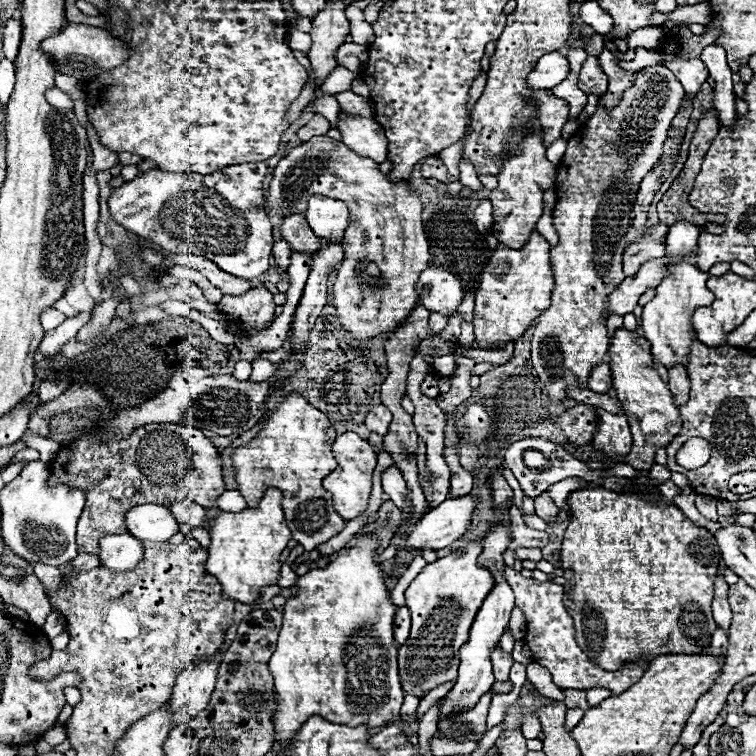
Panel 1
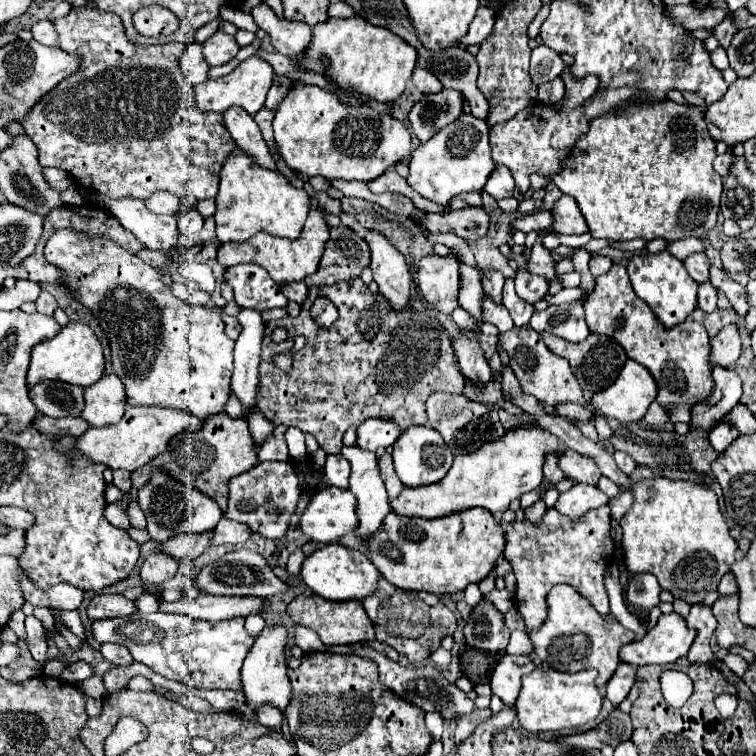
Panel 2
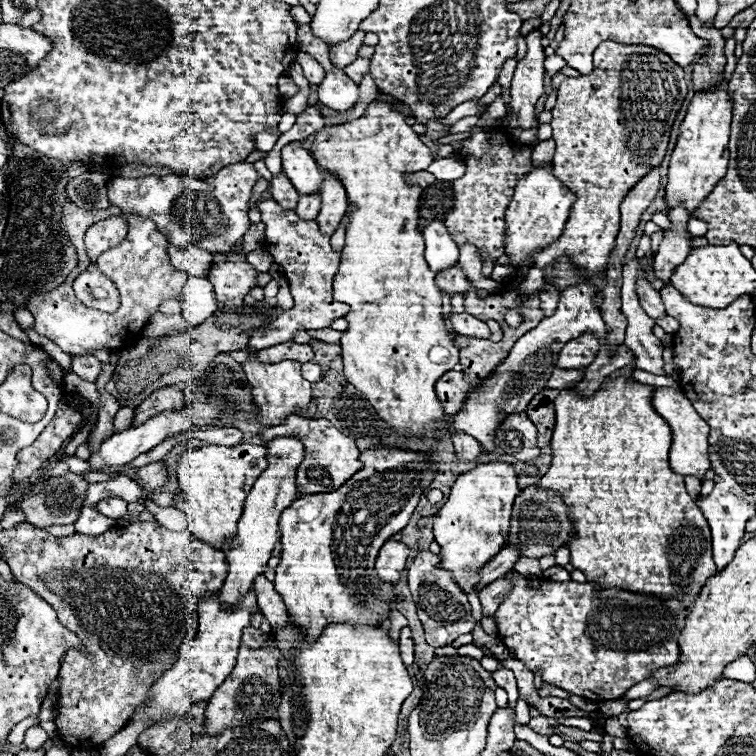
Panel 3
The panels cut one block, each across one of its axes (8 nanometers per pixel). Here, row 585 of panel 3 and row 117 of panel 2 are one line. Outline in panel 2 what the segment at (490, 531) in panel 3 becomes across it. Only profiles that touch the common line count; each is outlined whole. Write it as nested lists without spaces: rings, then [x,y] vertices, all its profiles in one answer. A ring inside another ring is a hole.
[[[462,114],[454,124],[438,130],[428,142],[420,144],[410,160],[410,176],[408,184],[424,198],[436,204],[448,204],[452,196],[462,192],[482,190],[490,172],[496,168],[490,156],[490,142],[488,142],[490,126],[472,116]]]

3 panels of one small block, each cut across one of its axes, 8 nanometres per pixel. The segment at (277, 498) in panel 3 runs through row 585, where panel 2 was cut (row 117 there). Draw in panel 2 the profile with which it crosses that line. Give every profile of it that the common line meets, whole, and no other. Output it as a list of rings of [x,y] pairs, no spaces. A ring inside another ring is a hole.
[[[228,108],[222,116],[224,116],[224,126],[228,128],[236,146],[240,150],[244,150],[246,154],[254,156],[254,160],[260,166],[276,170],[276,166],[270,158],[266,140],[262,138],[262,132],[260,132],[258,124],[254,122],[254,118],[244,108]]]

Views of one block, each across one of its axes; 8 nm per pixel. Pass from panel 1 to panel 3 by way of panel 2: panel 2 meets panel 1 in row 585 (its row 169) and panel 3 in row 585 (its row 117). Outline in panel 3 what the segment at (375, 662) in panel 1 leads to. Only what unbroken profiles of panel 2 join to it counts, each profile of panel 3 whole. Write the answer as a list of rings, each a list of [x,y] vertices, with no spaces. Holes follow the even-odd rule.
[[[374,446],[360,454],[364,468],[358,470],[342,488],[328,494],[306,494],[296,498],[280,516],[280,542],[282,556],[276,568],[276,592],[282,596],[288,614],[294,624],[304,628],[306,636],[312,640],[322,632],[326,624],[332,622],[356,622],[356,624],[378,624],[378,620],[388,618],[388,602],[398,602],[398,594],[392,584],[378,580],[372,574],[374,560],[378,550],[386,540],[400,532],[414,508],[420,502],[420,496],[430,486],[432,478],[438,474],[438,456],[424,458],[418,452]]]

